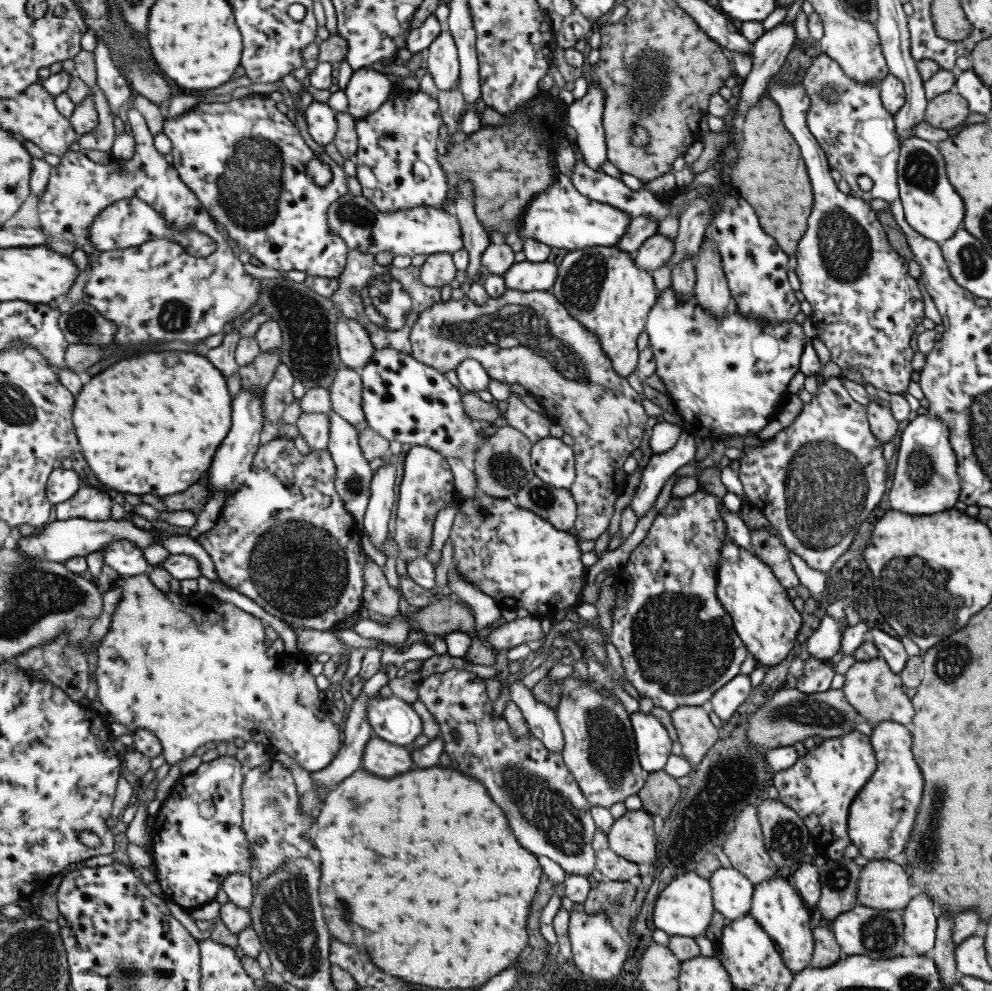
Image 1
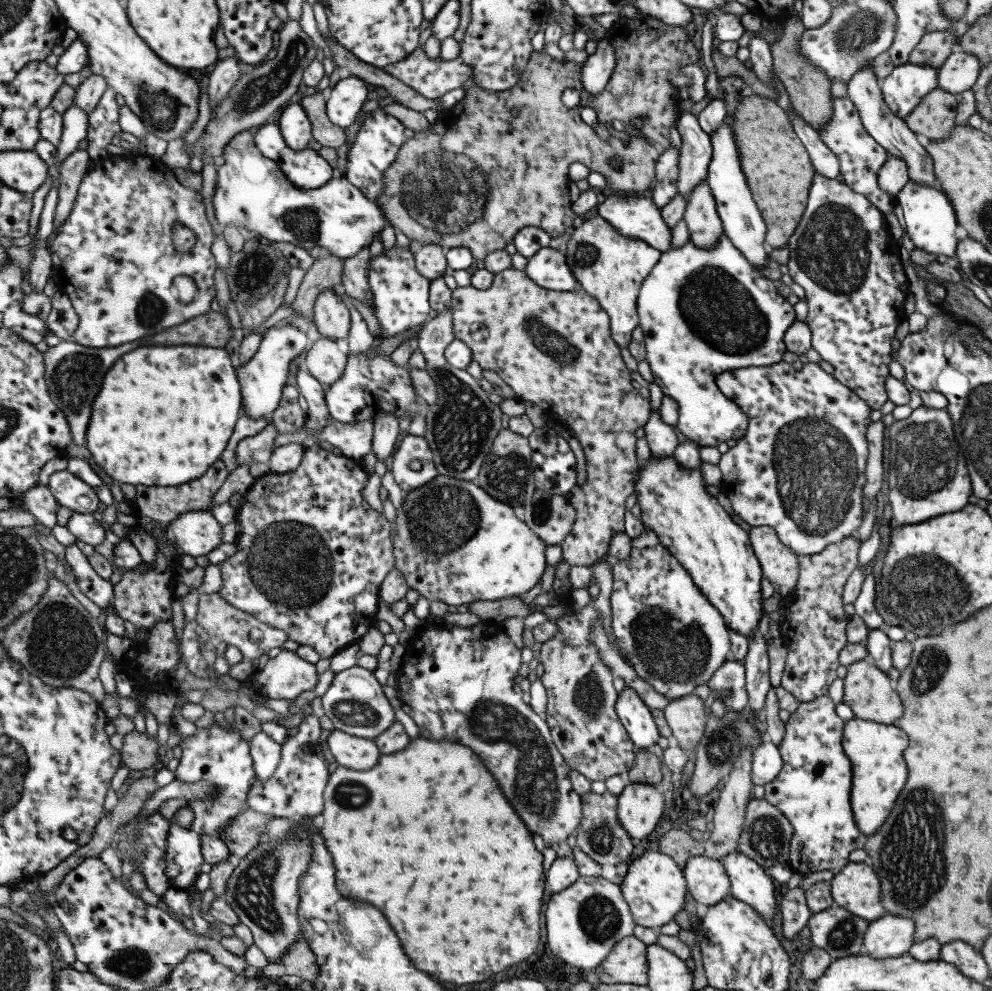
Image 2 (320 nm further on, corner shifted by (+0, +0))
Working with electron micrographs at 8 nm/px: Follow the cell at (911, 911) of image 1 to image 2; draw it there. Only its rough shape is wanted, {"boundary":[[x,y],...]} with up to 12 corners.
{"boundary":[[885,914],[863,933],[864,954],[896,957],[915,943],[910,918]]}

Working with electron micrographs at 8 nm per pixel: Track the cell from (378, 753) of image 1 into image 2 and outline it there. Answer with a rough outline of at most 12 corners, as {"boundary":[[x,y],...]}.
{"boundary":[[333,729],[325,740],[339,767],[362,771],[381,755],[373,739]]}

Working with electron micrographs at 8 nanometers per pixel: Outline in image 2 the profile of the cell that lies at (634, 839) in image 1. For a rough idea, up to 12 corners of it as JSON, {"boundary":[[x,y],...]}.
{"boundary":[[629,783],[617,797],[617,820],[635,842],[657,826],[663,795]]}

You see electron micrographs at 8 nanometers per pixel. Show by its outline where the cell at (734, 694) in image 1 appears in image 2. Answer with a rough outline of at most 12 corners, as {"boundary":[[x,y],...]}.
{"boundary":[[723,661],[706,683],[727,711],[748,706],[743,662]]}

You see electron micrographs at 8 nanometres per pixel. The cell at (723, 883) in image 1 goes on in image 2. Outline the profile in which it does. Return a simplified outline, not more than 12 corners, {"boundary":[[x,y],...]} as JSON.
{"boundary":[[690,856],[681,869],[686,892],[708,907],[729,895],[718,860]]}

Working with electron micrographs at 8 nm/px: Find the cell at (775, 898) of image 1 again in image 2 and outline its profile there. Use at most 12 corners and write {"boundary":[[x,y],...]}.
{"boundary":[[737,851],[719,857],[728,894],[770,925],[775,887],[762,866]]}

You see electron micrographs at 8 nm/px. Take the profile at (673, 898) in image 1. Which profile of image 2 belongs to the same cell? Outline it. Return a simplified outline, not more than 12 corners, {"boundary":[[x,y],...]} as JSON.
{"boundary":[[646,851],[618,887],[634,923],[673,920],[687,893],[681,867]]}

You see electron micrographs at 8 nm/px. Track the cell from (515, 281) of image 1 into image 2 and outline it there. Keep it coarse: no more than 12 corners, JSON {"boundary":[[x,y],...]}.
{"boundary":[[548,246],[523,272],[547,290],[578,289],[564,253]]}

